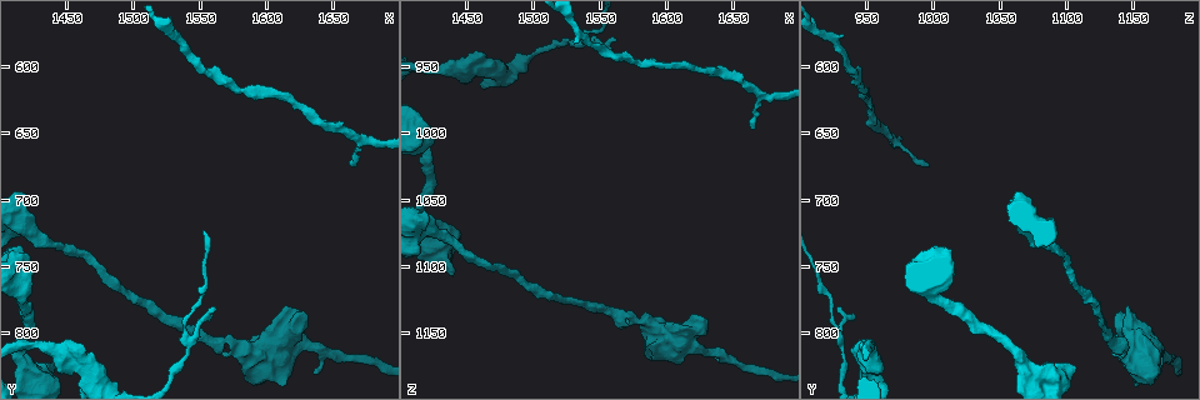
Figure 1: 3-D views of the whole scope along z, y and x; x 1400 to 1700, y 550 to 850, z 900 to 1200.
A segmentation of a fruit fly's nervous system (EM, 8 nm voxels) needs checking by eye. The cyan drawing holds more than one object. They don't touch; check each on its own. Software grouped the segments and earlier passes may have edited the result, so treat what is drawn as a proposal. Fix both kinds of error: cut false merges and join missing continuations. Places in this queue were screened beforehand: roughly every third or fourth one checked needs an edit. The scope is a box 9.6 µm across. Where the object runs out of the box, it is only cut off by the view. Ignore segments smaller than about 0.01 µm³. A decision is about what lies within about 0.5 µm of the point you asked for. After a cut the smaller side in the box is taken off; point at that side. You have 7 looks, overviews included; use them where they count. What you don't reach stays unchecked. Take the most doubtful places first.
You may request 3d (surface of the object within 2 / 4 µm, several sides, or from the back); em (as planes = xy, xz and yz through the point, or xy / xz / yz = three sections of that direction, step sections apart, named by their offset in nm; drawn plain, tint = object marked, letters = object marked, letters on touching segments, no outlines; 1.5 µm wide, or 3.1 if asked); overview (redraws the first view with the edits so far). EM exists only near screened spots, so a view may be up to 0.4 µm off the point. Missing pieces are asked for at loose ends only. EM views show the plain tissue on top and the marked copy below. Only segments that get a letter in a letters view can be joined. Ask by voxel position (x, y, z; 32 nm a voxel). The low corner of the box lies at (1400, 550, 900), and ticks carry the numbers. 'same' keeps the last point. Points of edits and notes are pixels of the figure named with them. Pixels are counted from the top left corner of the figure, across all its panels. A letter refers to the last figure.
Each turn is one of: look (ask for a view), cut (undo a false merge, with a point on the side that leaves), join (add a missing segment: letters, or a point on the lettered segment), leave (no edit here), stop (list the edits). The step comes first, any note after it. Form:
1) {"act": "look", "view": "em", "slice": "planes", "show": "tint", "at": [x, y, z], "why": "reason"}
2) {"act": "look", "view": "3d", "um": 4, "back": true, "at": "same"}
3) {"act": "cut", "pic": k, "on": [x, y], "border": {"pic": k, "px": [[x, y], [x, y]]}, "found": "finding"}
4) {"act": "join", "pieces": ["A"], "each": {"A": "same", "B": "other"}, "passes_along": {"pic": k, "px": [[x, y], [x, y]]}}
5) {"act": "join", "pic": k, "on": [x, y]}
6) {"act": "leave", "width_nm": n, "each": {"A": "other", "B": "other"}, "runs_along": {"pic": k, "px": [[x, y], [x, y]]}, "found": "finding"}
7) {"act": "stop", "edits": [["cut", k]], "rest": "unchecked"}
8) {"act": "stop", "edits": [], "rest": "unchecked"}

{"act": "look", "view": "3d", "um": 2, "at": [1630, 786, 1138], "why": "stops while still wide"}

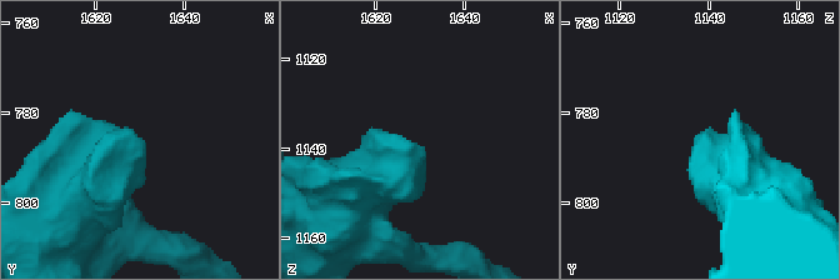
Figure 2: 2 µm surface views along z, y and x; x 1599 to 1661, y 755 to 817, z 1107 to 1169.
{"act": "look", "view": "em", "slice": "planes", "show": "tint", "at": [1629, 784, 1139]}

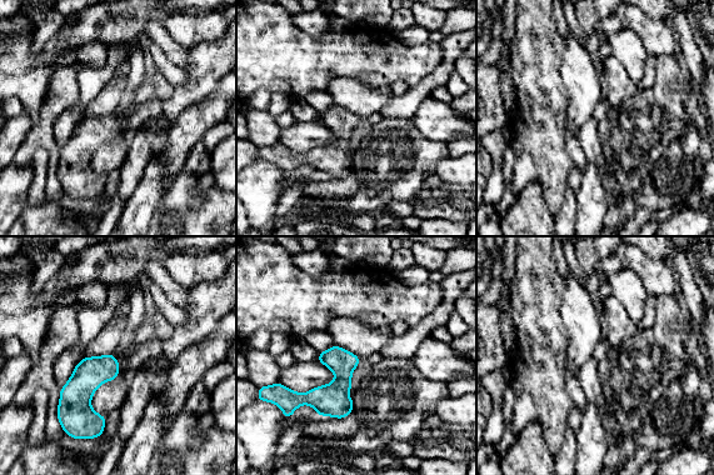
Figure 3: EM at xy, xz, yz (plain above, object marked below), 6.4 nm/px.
{"act": "look", "view": "em", "slice": "planes", "show": "letters", "at": "same", "why": "what lies round it"}

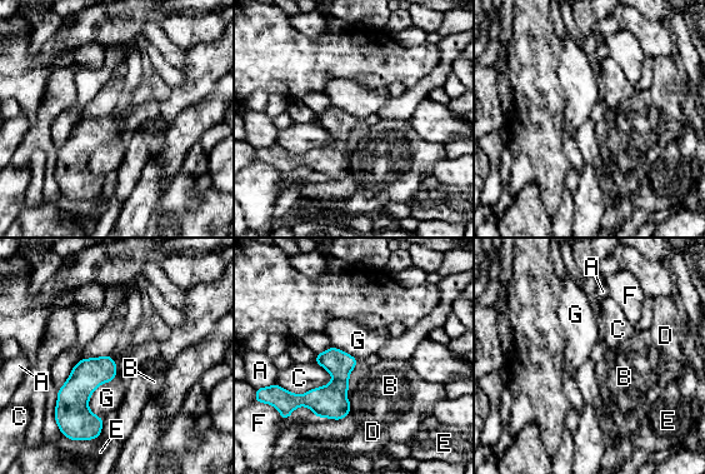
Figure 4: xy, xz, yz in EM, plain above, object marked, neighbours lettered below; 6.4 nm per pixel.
{"act": "leave", "each": {"A": "other", "B": "other", "C": "other", "D": "other", "E": "other", "F": "other", "G": "other"}, "border": {"pic": 4, "px": [[113, 357], [88, 403], [104, 420]]}, "found": "none of them fits"}

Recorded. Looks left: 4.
{"act": "look", "view": "em", "slice": "yz", "step": 8, "show": "tint", "at": [1542, 808, 930], "why": "a fork"}

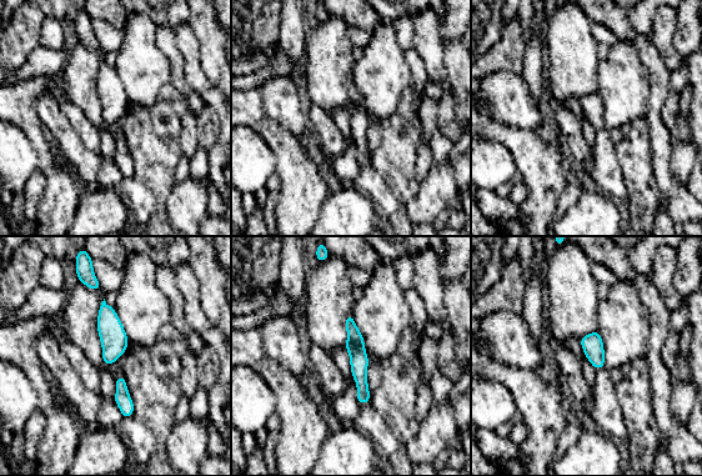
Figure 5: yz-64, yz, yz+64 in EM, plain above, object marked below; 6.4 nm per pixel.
{"act": "look", "view": "em", "slice": "yz", "step": 8, "show": "letters", "at": "same"}

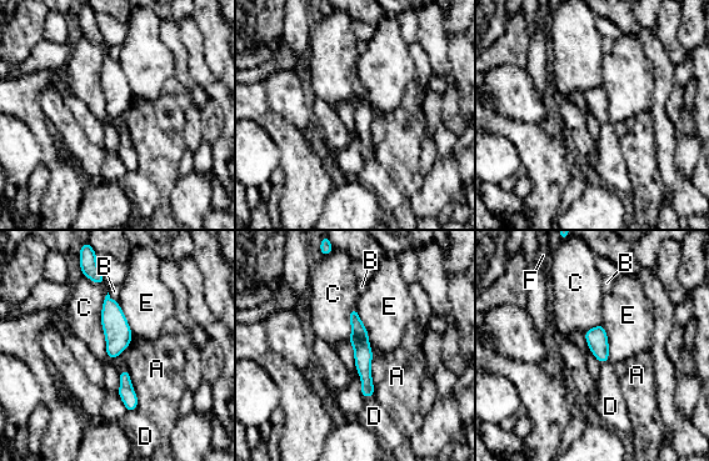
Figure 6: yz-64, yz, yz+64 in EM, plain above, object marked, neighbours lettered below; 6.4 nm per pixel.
{"act": "cut", "pic": 6, "on": [359, 332], "each": {"A": "other", "B": "other", "C": "other", "D": "other", "E": "other", "F": "other"}, "border": {"pic": 6, "px": [[368, 340], [360, 340], [353, 346]]}, "found": "a second neuron is stuck on"}

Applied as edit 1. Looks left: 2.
{"act": "look", "view": "em", "slice": "planes", "show": "letters", "at": [1666, 674, 998], "why": "free end"}

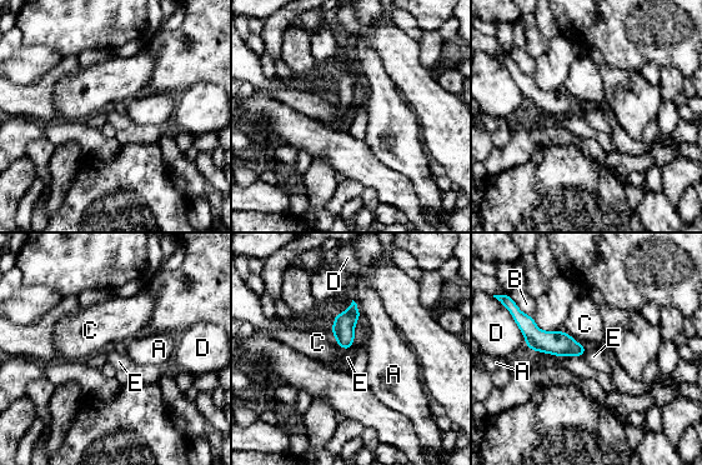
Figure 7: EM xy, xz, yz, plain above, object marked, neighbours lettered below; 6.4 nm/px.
{"act": "leave", "each": {"A": "other", "B": "other", "C": "other", "D": "other", "E": "other"}, "border": {"pic": 7, "px": [[587, 348], [582, 356]]}, "found": "none of them fits"}

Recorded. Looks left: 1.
{"act": "stop", "edits": [["cut", 6]], "rest": "unchecked"}

